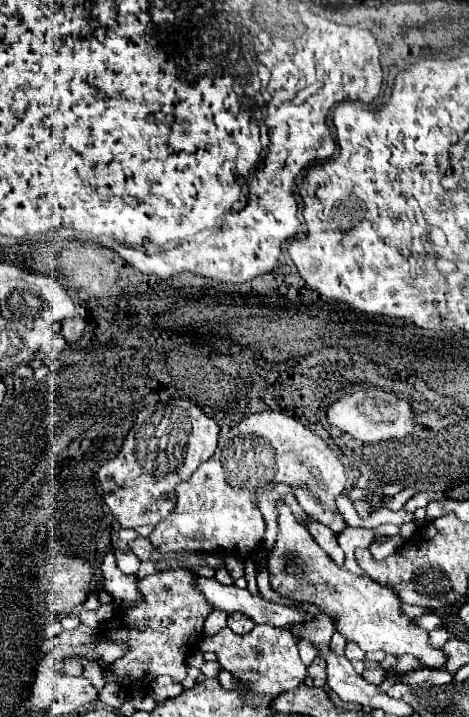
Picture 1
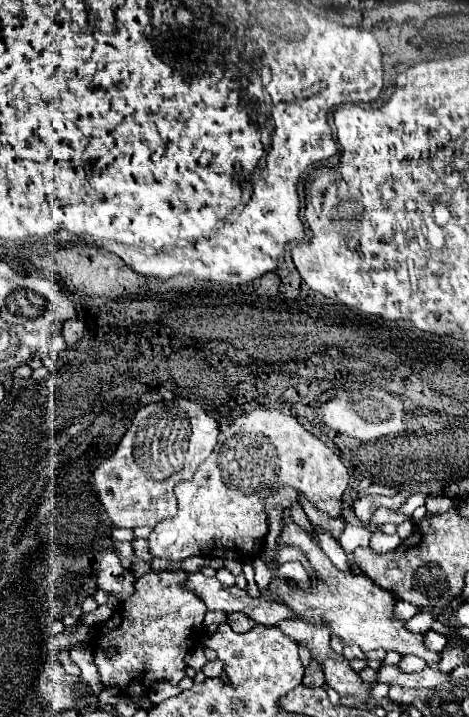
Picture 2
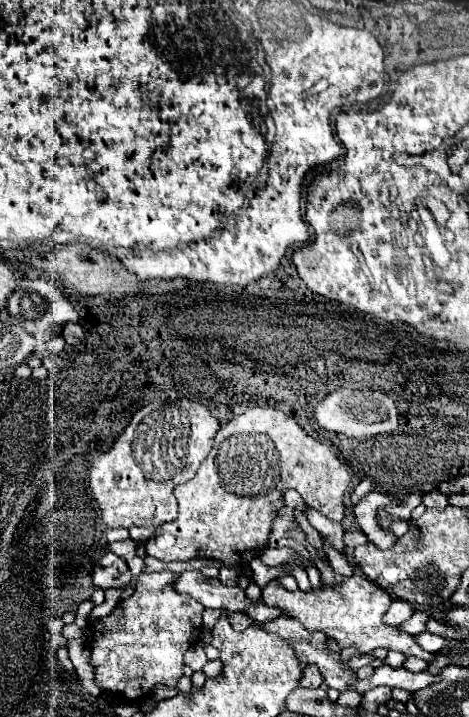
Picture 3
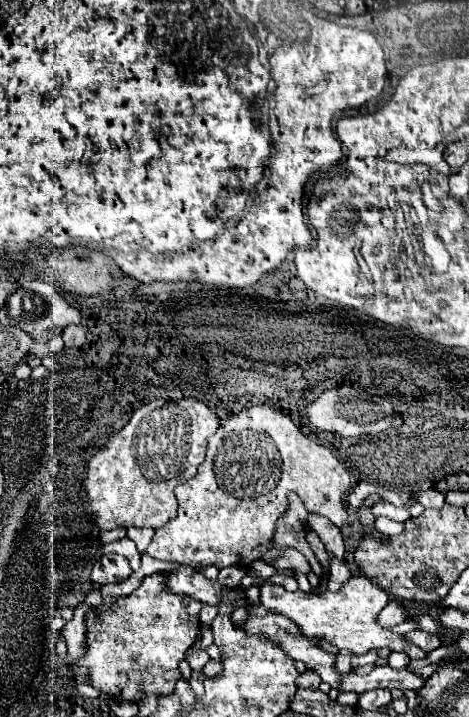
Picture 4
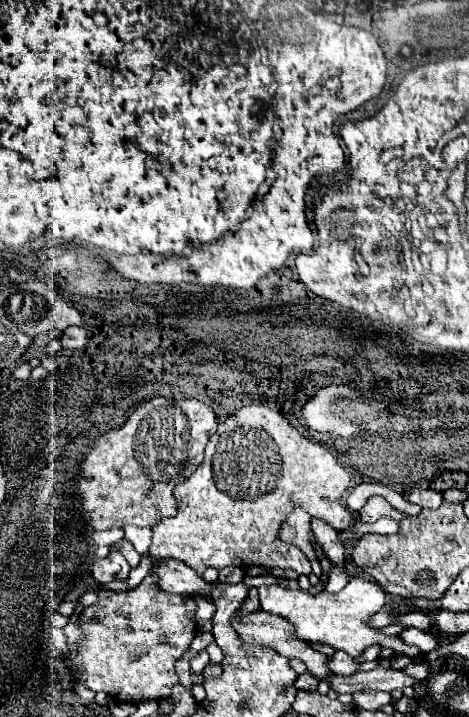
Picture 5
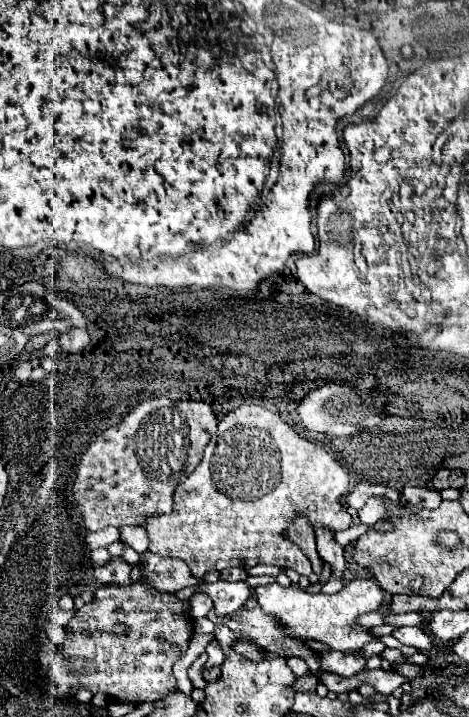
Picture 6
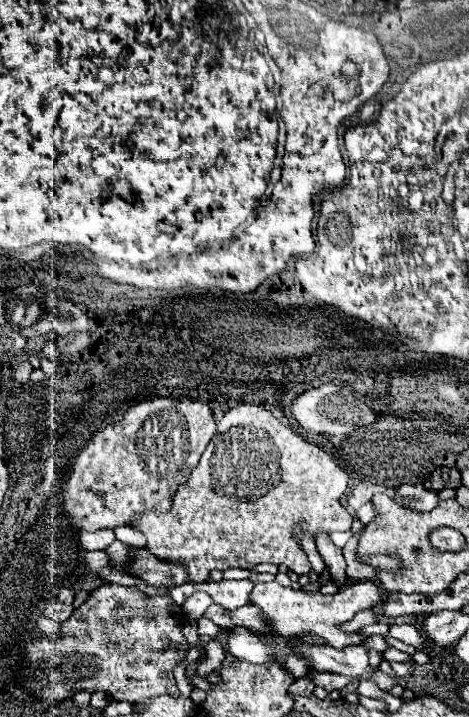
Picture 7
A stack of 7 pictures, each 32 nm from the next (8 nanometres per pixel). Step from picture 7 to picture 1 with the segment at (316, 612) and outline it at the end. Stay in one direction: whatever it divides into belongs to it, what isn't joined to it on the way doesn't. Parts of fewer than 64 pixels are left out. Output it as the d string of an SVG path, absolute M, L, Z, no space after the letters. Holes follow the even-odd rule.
M278 504L278 540L267 556L267 568L270 568L270 584L273 590L292 600L294 604L312 604L320 610L320 614L326 614L334 620L336 632L340 632L348 642L356 642L364 652L370 650L384 650L386 654L412 654L416 656L424 666L440 668L444 664L444 652L434 650L428 644L428 632L418 630L410 624L406 616L400 614L400 598L396 598L390 588L384 588L376 584L374 580L368 580L368 576L354 576L346 568L338 568L326 552L316 544L316 540L310 536L310 532L300 526L290 512L286 504ZM289 562L299 564L304 570L305 577L296 579L287 575L283 570Z

